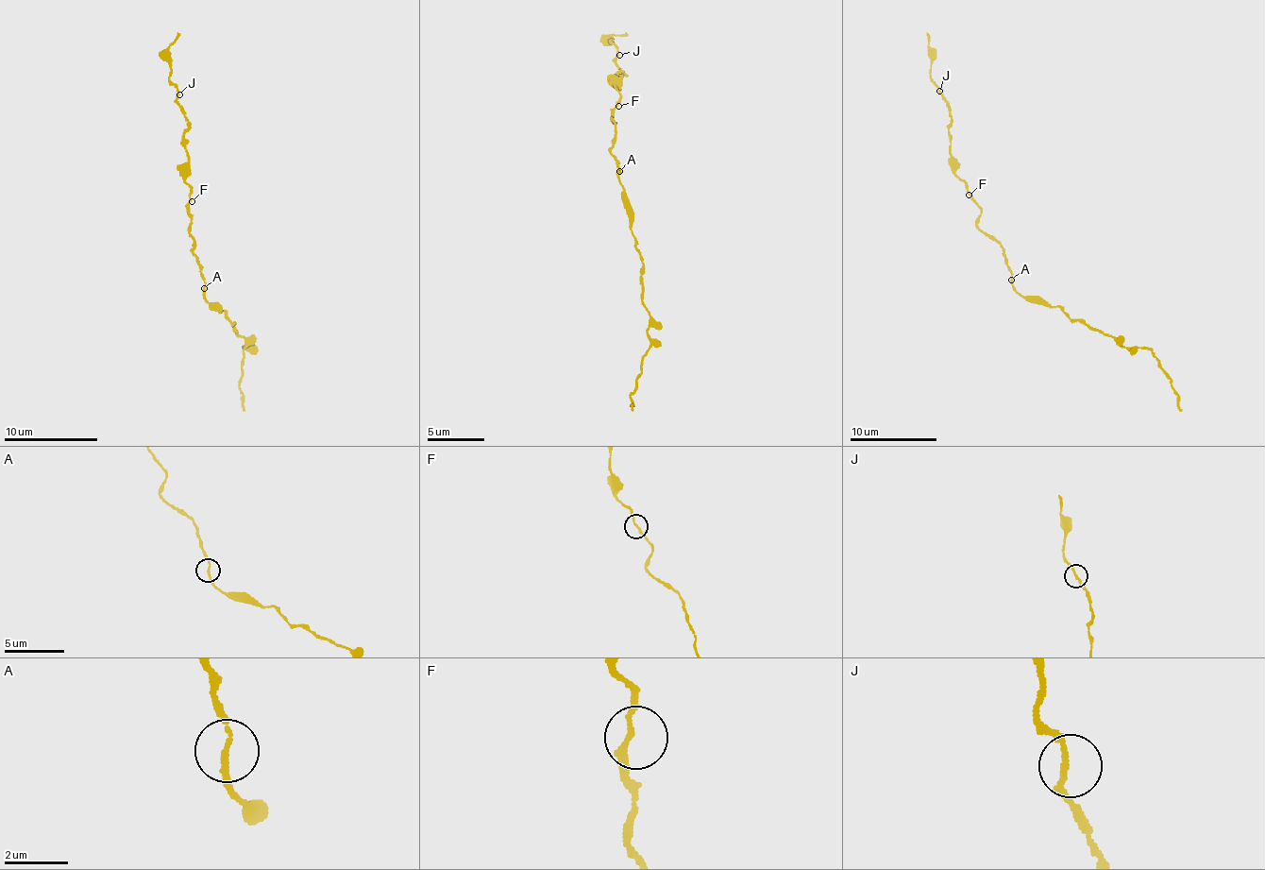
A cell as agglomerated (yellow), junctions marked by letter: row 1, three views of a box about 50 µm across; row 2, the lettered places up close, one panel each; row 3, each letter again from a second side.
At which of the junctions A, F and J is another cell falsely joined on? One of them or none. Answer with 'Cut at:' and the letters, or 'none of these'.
Cut at: none of these

